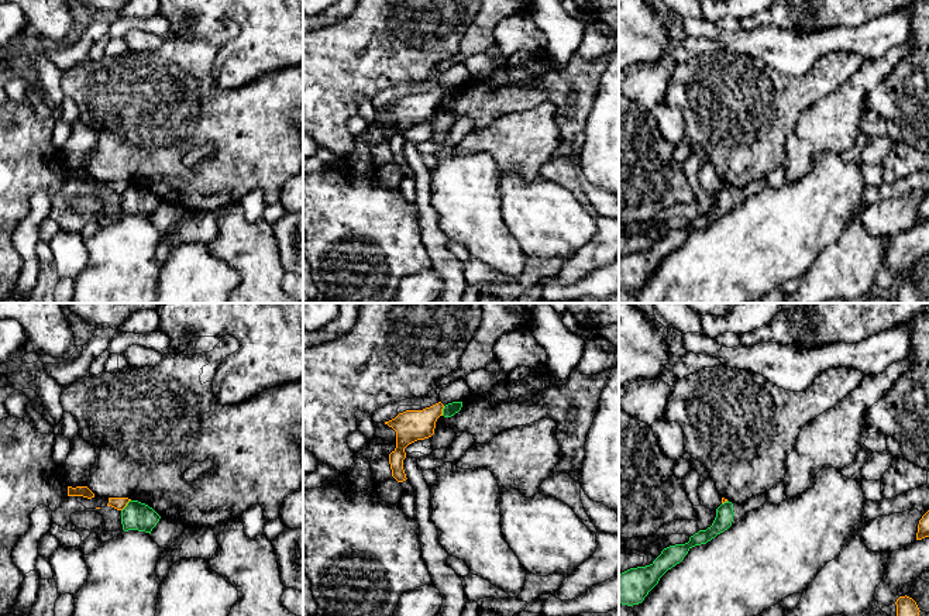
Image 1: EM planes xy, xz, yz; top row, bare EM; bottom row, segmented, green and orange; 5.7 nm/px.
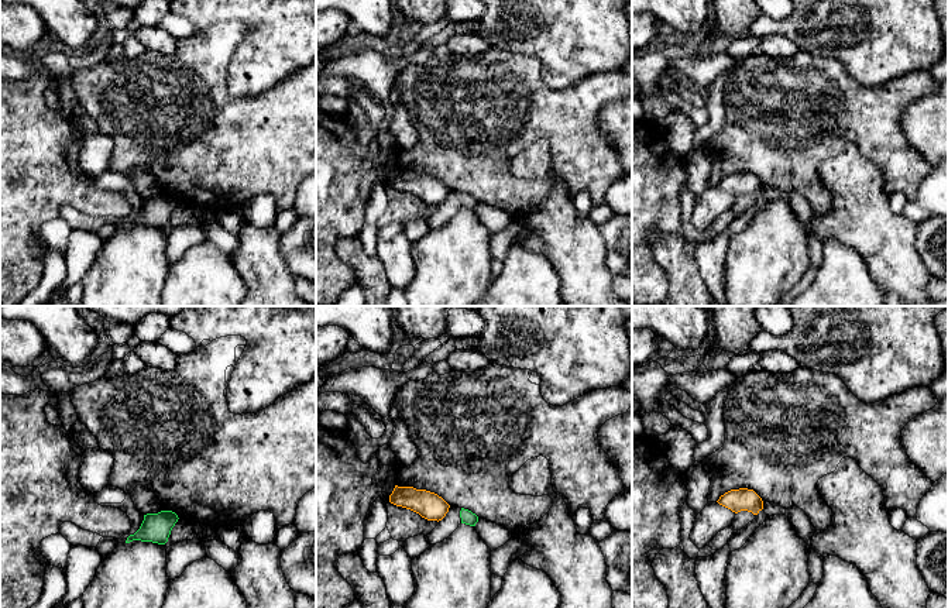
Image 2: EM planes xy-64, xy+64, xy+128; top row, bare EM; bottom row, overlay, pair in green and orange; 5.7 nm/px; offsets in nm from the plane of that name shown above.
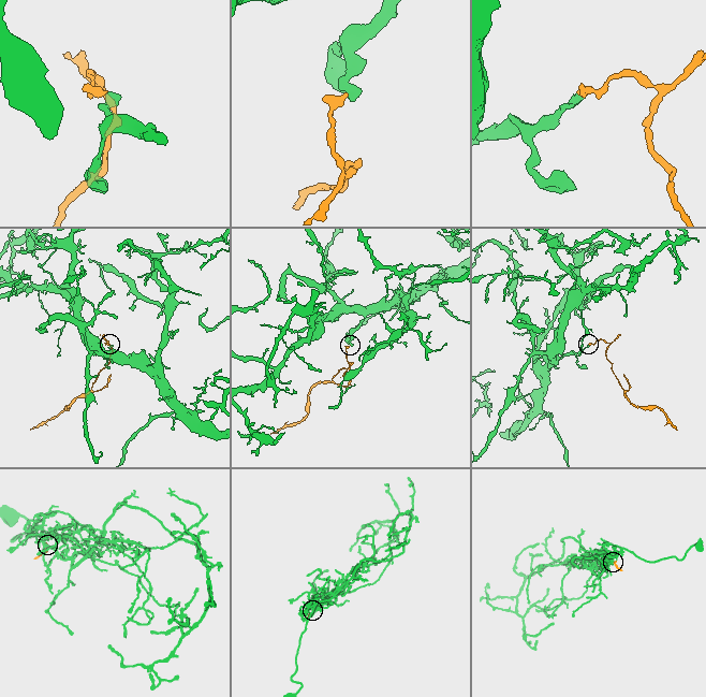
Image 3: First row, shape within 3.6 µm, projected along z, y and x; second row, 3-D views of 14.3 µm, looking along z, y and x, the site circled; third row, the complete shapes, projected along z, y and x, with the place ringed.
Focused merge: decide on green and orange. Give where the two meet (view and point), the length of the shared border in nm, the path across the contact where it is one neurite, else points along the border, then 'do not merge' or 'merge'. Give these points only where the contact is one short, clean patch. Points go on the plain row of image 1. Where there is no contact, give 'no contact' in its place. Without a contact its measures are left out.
xy (127, 189) | 90 nm | along xy (130, 183), (121, 195) | do not merge

